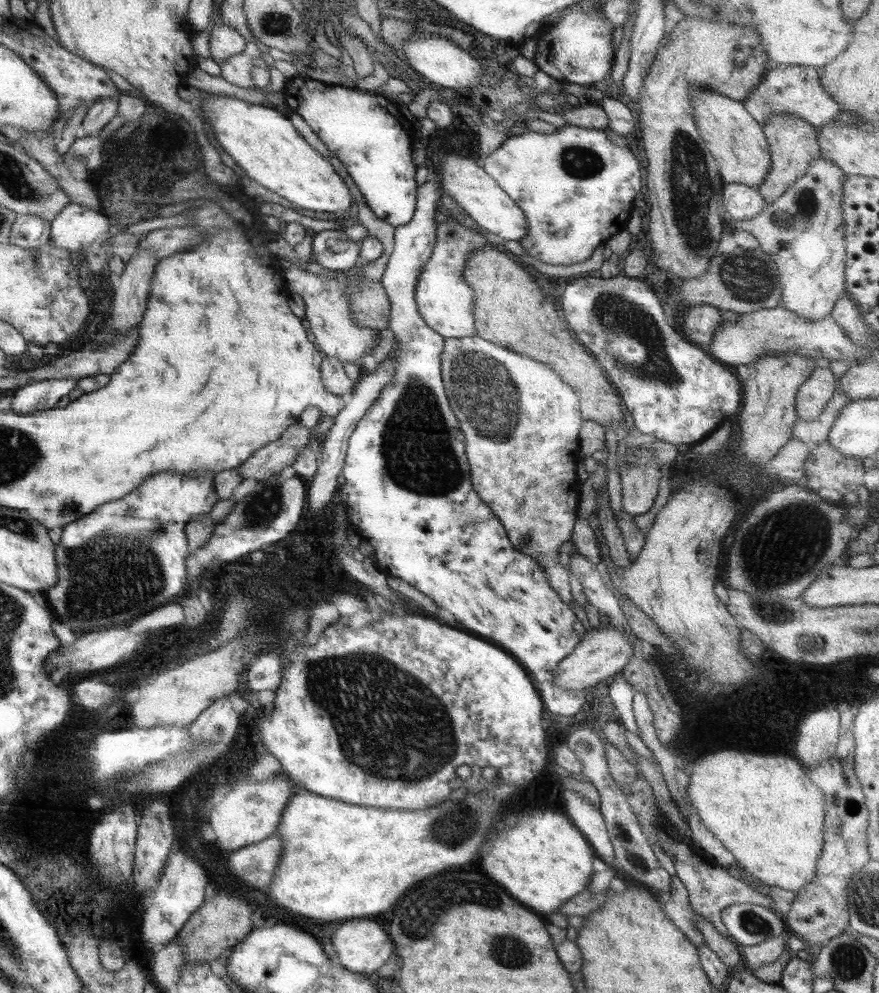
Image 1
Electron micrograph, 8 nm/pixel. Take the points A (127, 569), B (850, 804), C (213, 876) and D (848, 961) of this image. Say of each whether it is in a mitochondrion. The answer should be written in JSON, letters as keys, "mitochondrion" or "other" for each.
{"A":"mitochondrion","B":"mitochondrion","C":"other","D":"mitochondrion"}

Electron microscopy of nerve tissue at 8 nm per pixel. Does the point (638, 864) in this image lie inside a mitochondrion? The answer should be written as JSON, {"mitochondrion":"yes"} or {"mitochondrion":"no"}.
{"mitochondrion":"yes"}

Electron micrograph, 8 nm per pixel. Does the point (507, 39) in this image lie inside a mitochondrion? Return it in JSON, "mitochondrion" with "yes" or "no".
{"mitochondrion":"no"}

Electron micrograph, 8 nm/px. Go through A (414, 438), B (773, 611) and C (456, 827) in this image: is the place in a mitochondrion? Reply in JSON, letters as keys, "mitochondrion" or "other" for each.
{"A":"mitochondrion","B":"mitochondrion","C":"mitochondrion"}

